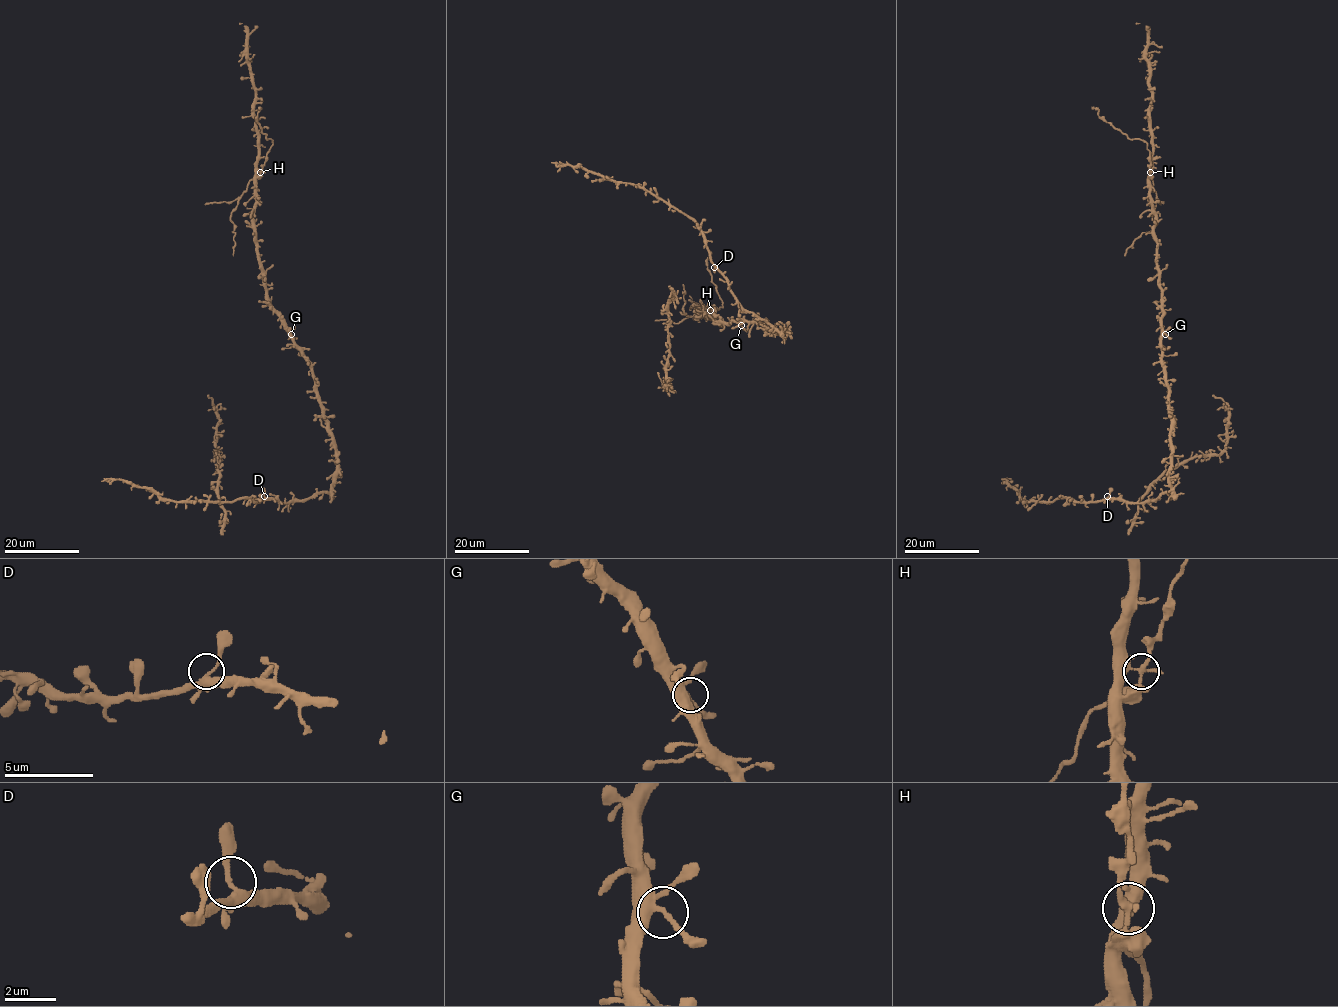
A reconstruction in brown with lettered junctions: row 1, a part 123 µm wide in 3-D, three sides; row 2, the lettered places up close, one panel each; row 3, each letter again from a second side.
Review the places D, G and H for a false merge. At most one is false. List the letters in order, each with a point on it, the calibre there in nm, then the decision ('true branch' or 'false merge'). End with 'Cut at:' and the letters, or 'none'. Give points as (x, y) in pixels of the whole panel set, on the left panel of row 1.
D: at (264, 496); 280 nm thick; true branch
G: at (291, 334); 240 nm thick; true branch
H: at (260, 172); 220 nm thick; false merge
Cut at: H

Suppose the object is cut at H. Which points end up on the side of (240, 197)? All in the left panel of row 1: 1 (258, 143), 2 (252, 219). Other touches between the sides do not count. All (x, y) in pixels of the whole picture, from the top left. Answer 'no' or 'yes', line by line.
1: no
2: no

